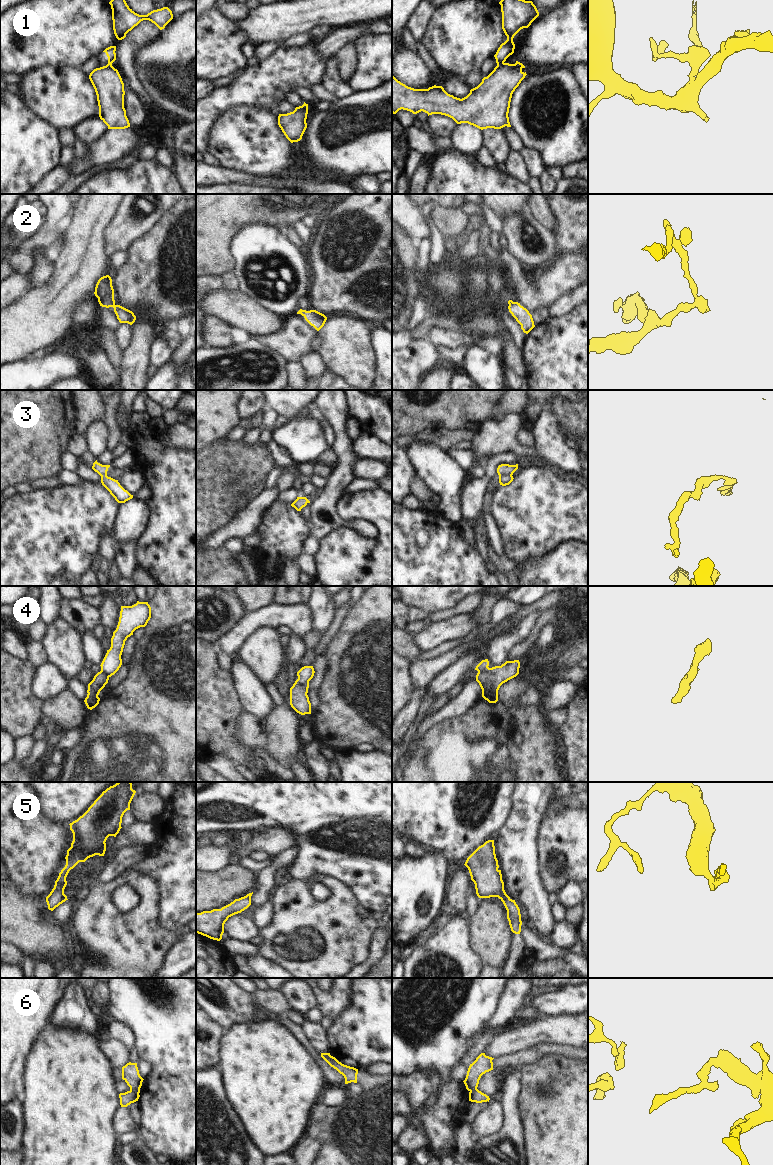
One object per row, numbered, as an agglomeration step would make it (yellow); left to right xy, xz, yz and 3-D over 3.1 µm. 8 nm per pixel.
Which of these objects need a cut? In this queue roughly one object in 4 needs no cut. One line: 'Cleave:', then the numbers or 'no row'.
Cleave: 1, 3, 4, 6

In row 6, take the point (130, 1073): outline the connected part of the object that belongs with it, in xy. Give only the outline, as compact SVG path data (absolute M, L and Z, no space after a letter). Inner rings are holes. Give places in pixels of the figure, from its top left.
M127 1063L122 1067L122 1079L130 1087L130 1091L140 1090L143 1078L139 1074L137 1063Z

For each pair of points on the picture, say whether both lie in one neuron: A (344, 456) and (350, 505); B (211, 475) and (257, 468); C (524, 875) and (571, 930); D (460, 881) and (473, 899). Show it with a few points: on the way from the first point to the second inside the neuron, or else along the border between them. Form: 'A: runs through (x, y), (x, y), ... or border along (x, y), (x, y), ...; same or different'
A: border along (343, 495), (335, 506), (335, 512), (339, 518); different
B: runs through (222, 468), (246, 468); same
C: border along (554, 919), (551, 931), (547, 936); different
D: border along (471, 880), (467, 889), (467, 909), (464, 913); different

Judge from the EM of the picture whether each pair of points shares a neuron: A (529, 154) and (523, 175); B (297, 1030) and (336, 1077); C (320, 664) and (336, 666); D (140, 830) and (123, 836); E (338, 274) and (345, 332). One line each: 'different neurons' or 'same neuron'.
A: different neurons
B: same neuron
C: different neurons
D: same neuron
E: different neurons

